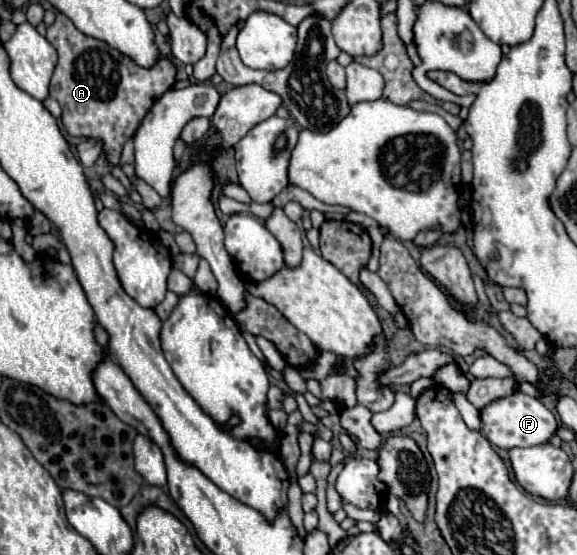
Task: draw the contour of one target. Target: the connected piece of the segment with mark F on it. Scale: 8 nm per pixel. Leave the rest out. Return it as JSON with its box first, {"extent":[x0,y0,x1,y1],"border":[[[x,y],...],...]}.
{"extent":[481,391,559,449],"border":[[[515,391],[515,395],[497,399],[489,403],[483,409],[481,415],[481,433],[497,447],[501,449],[513,449],[513,447],[533,447],[533,445],[543,445],[551,441],[555,435],[559,423],[557,417],[551,409],[547,409],[539,399],[529,397],[521,391]]]}

